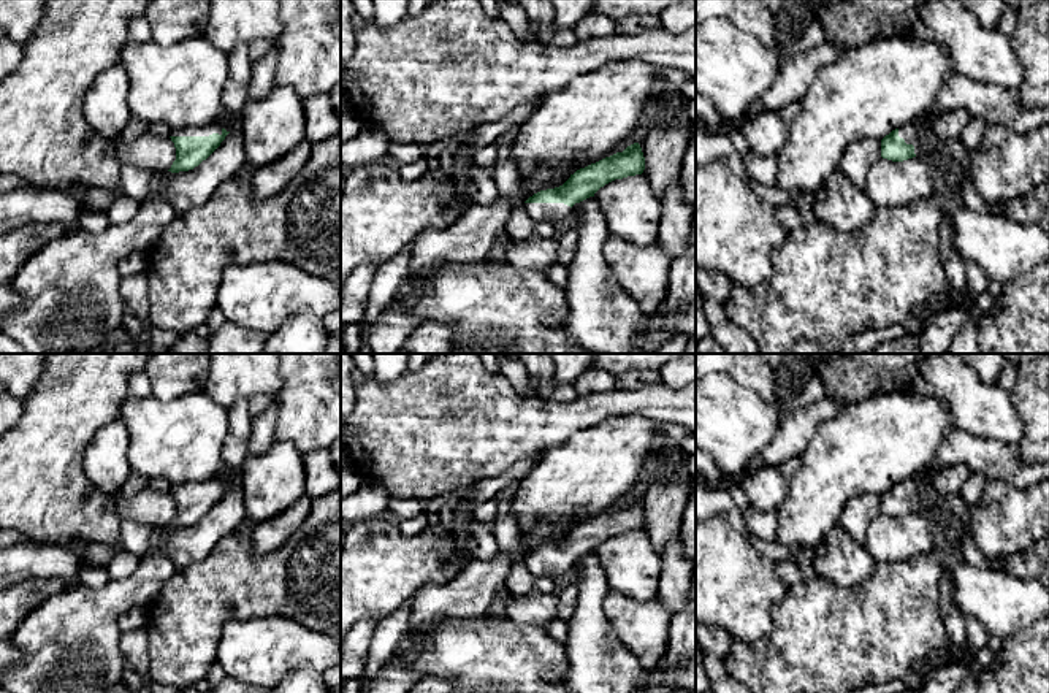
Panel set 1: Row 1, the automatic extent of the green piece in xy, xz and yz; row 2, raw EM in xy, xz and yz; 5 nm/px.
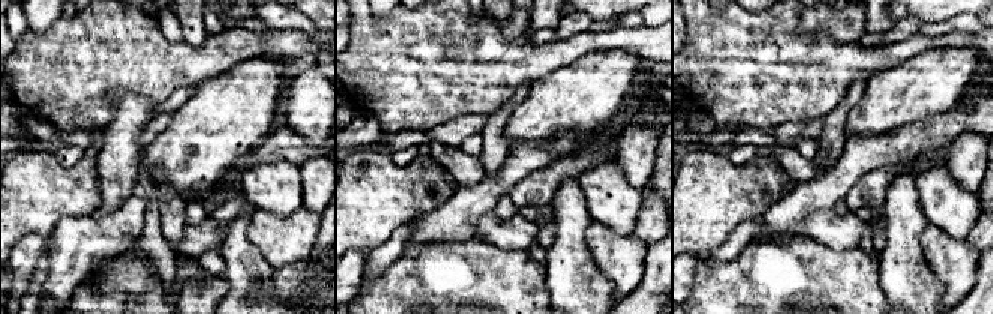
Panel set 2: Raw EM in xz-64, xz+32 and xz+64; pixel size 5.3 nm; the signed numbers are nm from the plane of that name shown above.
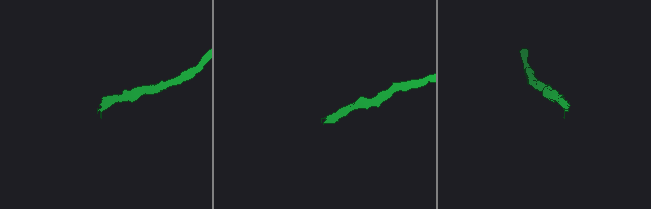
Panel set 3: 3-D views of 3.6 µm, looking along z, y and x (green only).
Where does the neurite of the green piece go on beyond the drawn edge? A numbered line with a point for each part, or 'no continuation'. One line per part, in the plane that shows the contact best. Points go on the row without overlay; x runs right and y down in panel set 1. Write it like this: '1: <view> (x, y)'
1: xy (213, 484)

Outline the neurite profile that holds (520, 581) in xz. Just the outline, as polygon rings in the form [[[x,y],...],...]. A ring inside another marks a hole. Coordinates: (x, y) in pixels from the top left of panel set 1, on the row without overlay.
[[[517,557],[505,580],[505,588],[515,598],[524,598],[534,588],[536,577],[529,572],[524,557]]]

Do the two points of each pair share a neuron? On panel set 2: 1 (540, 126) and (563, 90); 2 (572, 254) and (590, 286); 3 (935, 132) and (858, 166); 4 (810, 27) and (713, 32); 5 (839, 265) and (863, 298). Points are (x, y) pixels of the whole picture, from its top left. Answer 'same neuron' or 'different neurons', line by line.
1: same neuron
2: same neuron
3: same neuron
4: different neurons
5: same neuron

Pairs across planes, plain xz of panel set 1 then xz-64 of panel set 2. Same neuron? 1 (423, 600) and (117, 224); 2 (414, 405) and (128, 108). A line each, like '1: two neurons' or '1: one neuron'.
1: one neuron
2: two neurons

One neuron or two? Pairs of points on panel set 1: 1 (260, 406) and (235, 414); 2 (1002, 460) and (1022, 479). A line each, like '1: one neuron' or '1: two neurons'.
1: two neurons
2: one neuron

